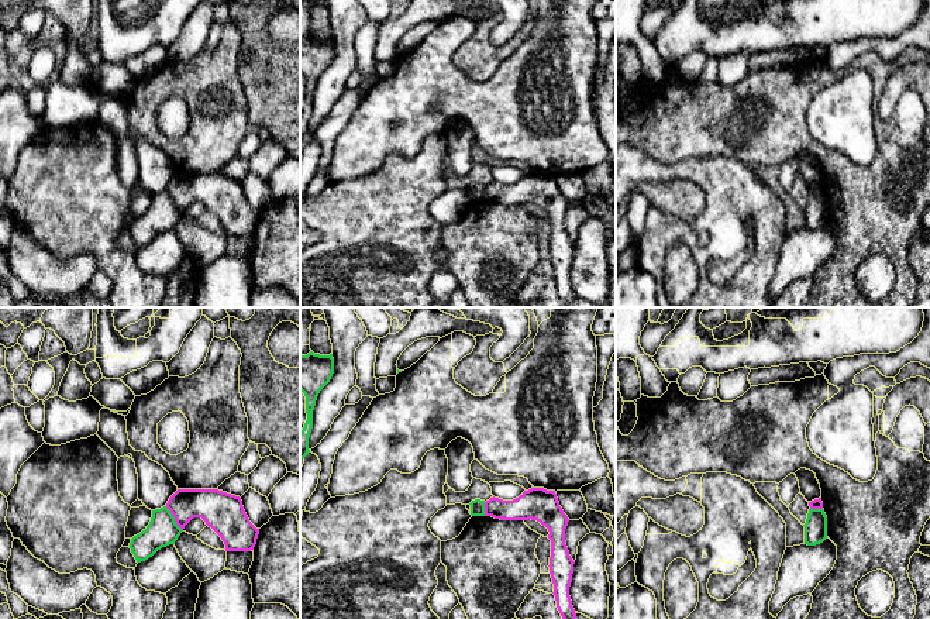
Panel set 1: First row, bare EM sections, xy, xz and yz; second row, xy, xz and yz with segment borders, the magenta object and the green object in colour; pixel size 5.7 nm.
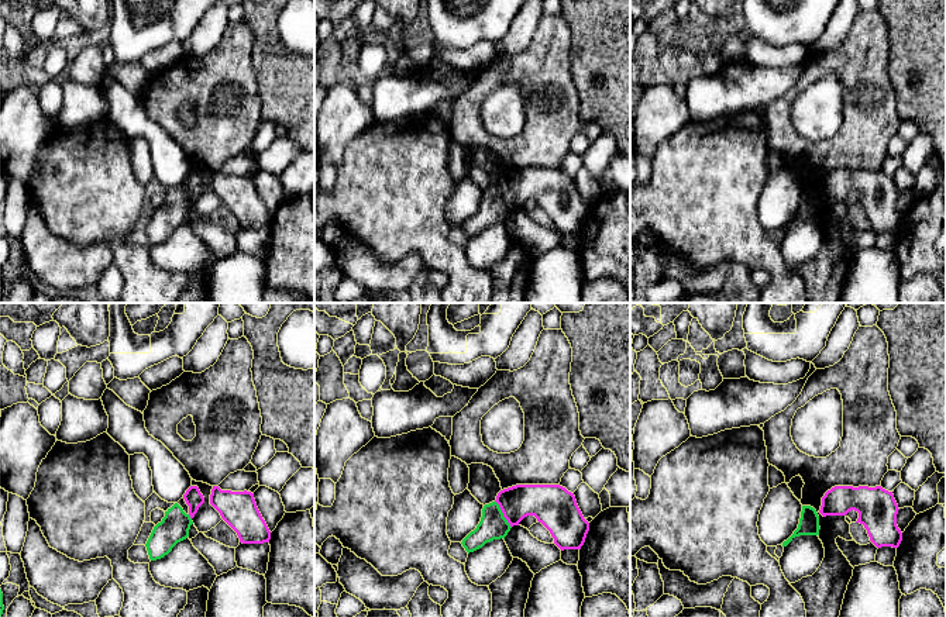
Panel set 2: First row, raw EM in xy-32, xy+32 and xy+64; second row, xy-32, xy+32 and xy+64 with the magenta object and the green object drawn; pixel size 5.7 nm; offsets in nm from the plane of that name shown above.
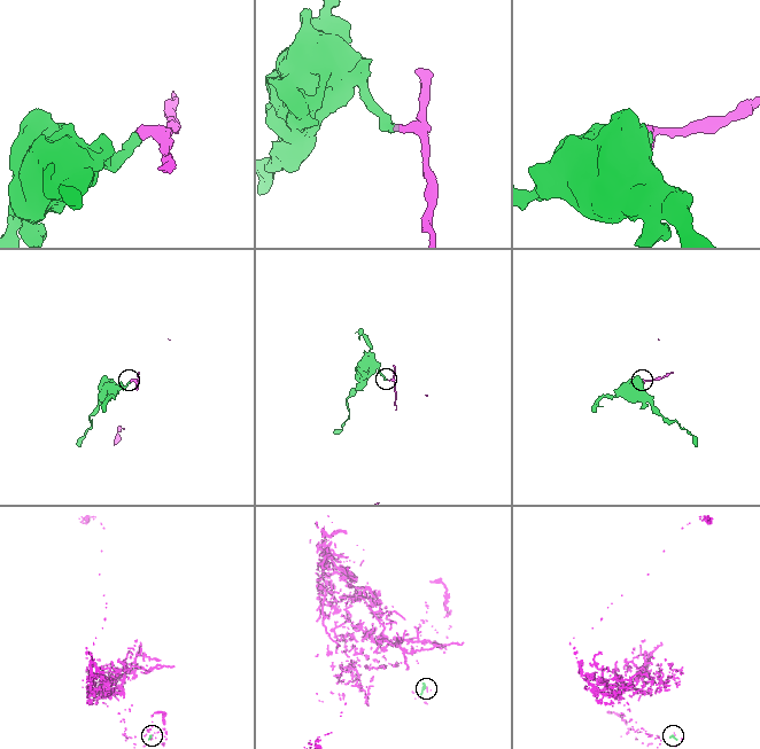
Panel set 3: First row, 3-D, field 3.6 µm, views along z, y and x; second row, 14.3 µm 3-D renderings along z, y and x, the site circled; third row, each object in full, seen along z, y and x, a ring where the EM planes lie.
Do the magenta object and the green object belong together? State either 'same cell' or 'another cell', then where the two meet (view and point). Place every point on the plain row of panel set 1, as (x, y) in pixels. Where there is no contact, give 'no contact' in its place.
another cell; contact xy (175, 203)

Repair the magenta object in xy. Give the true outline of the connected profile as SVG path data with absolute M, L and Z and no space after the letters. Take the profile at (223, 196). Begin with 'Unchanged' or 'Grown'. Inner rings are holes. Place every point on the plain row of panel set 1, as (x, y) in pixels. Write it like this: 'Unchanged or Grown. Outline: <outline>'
Unchanged. Outline: M178 173L166 192L183 214L193 202L202 202L224 226L225 235L251 235L259 213L248 203L240 180L218 173Z

